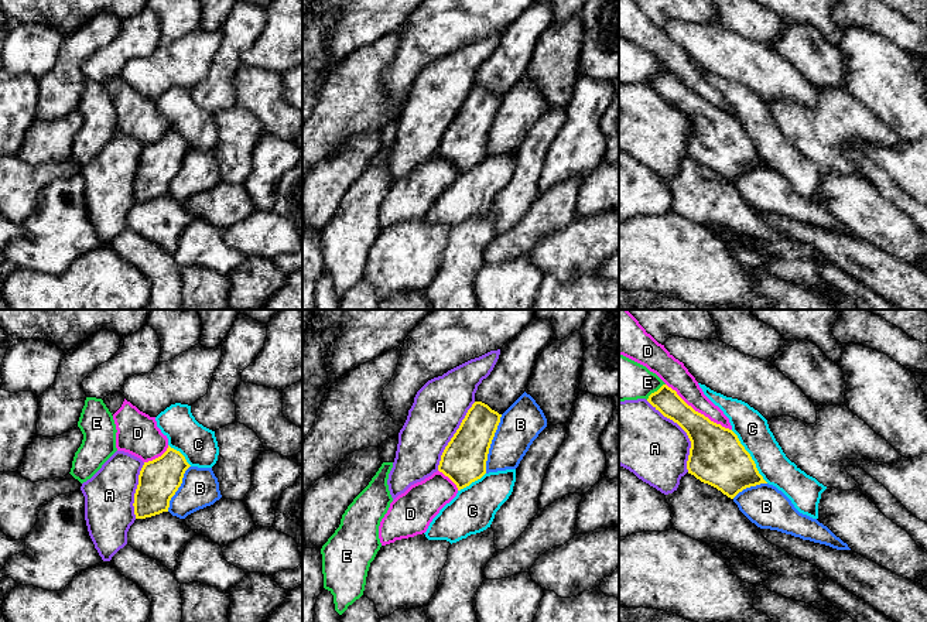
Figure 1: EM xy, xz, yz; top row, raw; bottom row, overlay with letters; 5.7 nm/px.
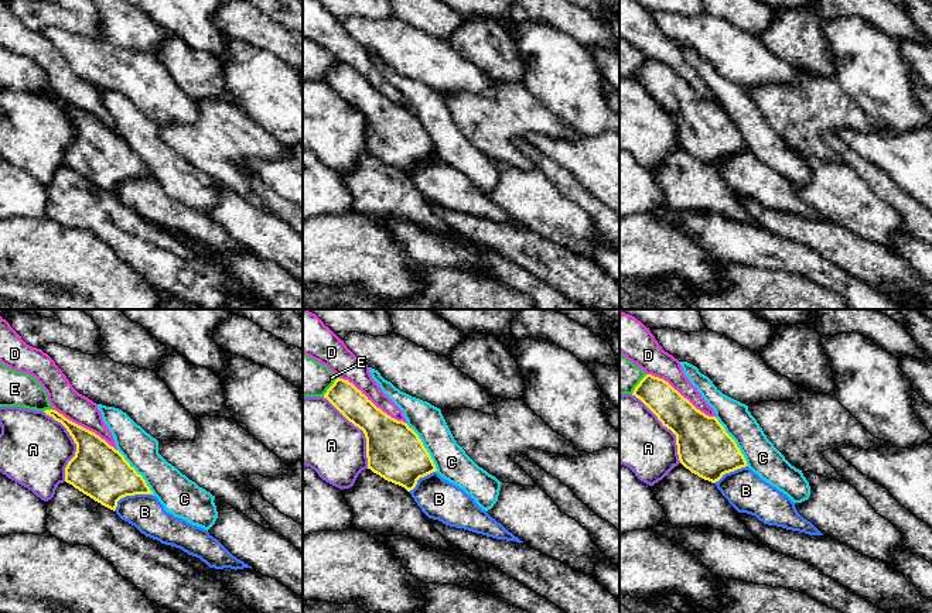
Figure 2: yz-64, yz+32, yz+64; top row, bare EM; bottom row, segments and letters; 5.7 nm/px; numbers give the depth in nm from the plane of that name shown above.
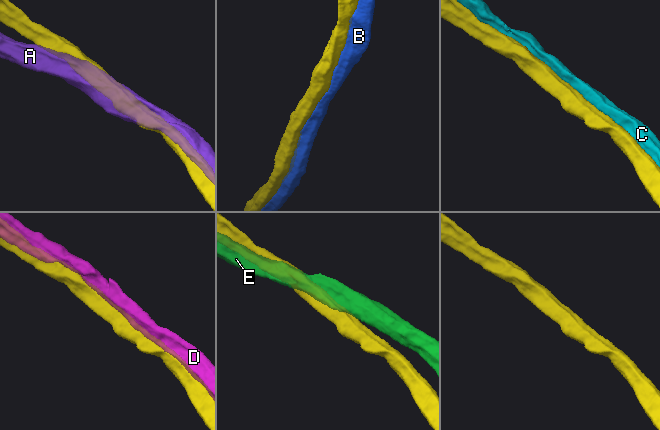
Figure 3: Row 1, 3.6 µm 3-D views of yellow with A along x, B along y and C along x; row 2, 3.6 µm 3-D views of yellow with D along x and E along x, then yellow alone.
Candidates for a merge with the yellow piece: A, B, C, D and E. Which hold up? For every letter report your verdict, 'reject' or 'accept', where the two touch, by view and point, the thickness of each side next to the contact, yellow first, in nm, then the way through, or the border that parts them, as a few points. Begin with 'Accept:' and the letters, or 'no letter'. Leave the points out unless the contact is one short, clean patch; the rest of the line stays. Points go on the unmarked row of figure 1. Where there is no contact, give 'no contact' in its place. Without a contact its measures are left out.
Accept: no letter
A: reject; meets yellow in yz at (686, 115); 320 nm thick on the yellow side, 380 nm on the other
B: reject; meets yellow in xz at (491, 126); 260 nm thick on the yellow side, 240 nm on the other
C: reject; meets yellow in yz at (751, 140); 320 nm thick on the yellow side, 190 nm on the other
D: reject; meets yellow in yz at (697, 95); 300 nm thick on the yellow side, 150 nm on the other
E: reject; meets yellow in yz at (654, 75); 150 nm thick on the yellow side, 260 nm on the other

